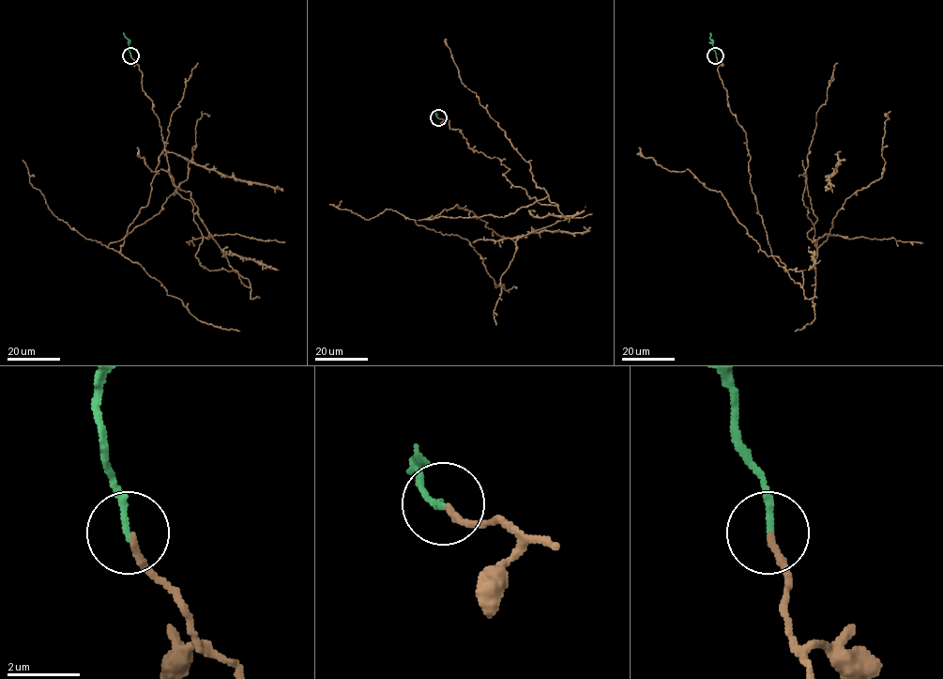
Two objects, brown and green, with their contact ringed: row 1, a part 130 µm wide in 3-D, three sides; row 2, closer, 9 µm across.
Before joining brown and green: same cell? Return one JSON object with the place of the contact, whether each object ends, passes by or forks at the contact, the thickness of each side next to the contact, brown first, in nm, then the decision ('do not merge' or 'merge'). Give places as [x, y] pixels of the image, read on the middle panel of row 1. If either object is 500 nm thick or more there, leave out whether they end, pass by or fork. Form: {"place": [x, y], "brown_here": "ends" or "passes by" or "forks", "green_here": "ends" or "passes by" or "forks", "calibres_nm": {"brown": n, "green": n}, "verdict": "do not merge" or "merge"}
{"place": [438, 117], "brown_here": "ends", "green_here": "ends", "calibres_nm": {"brown": 180, "green": 190}, "verdict": "merge"}

